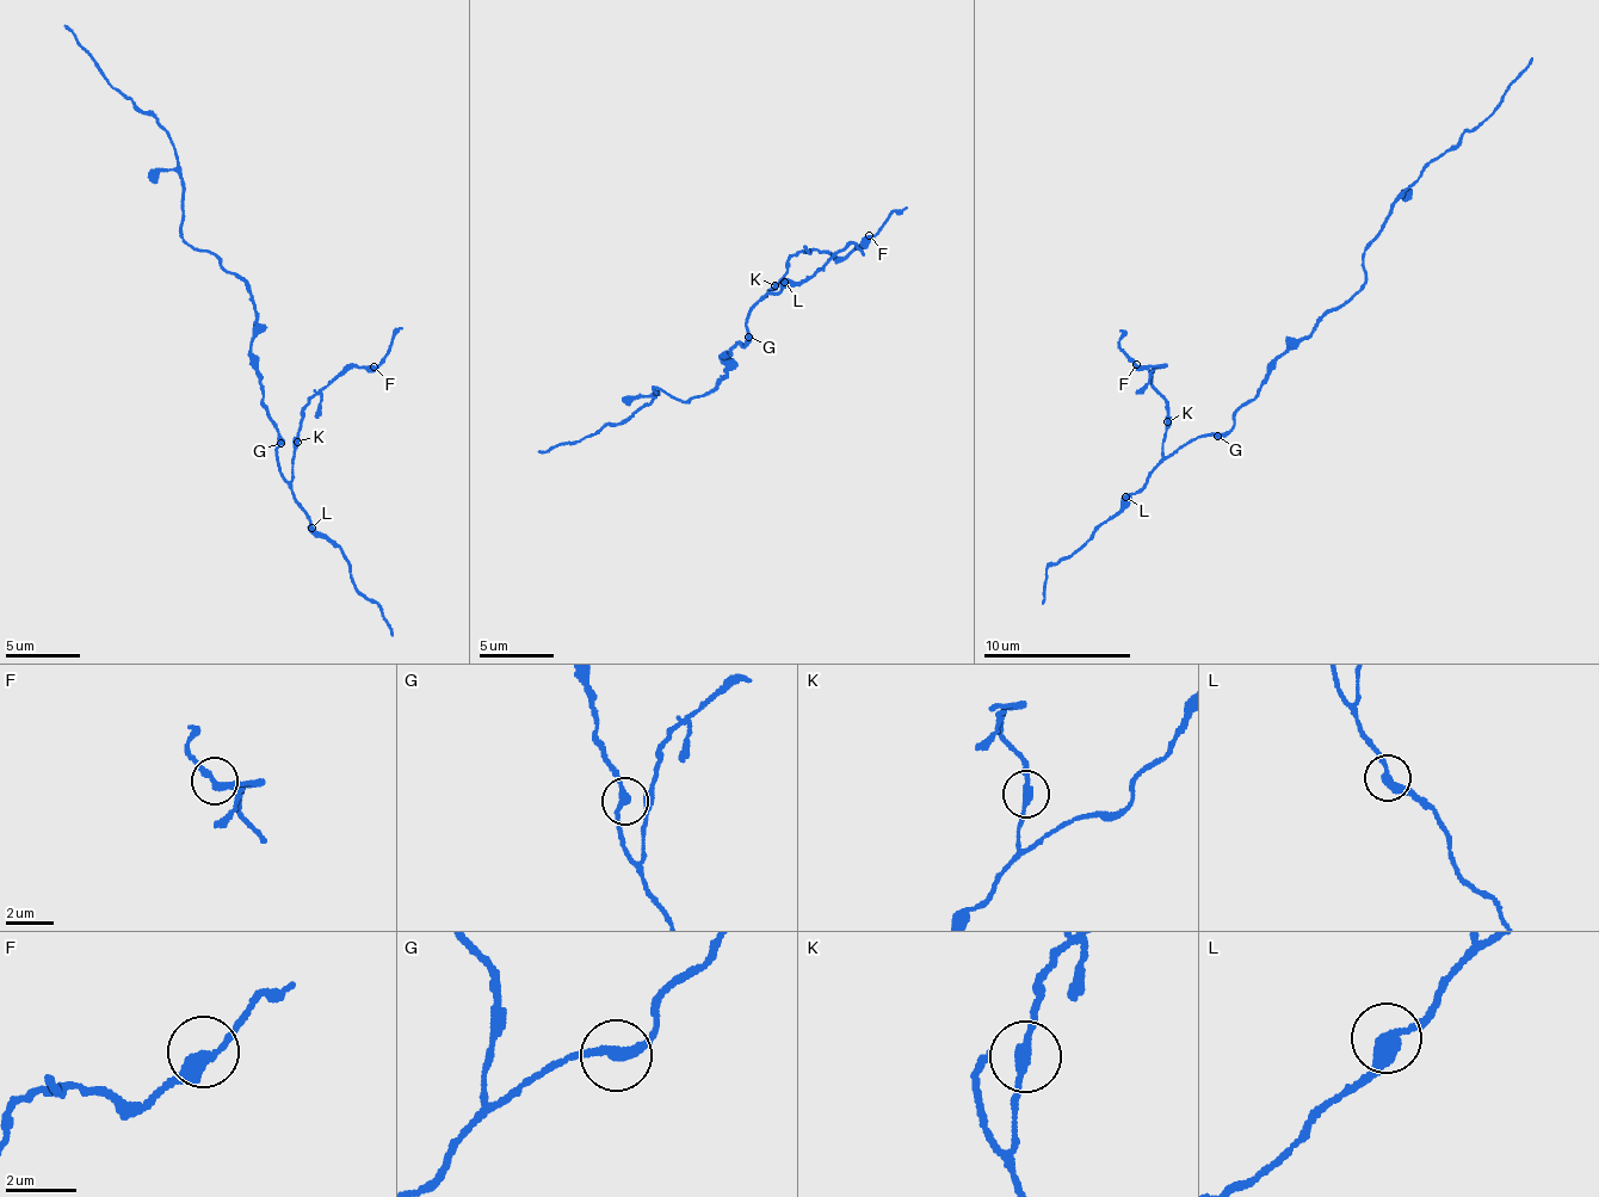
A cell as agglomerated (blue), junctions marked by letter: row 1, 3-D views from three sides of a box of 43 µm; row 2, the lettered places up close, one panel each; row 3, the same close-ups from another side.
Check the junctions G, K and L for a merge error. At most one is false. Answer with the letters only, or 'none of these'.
K

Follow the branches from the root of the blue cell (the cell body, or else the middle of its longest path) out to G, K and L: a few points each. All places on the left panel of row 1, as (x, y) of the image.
G: (251, 339), (263, 405), (279, 431), (281, 443)
K: (251, 339), (263, 405), (279, 431), (277, 461), (289, 480), (296, 443)
L: (251, 339), (263, 405), (279, 431), (277, 461), (312, 526)

